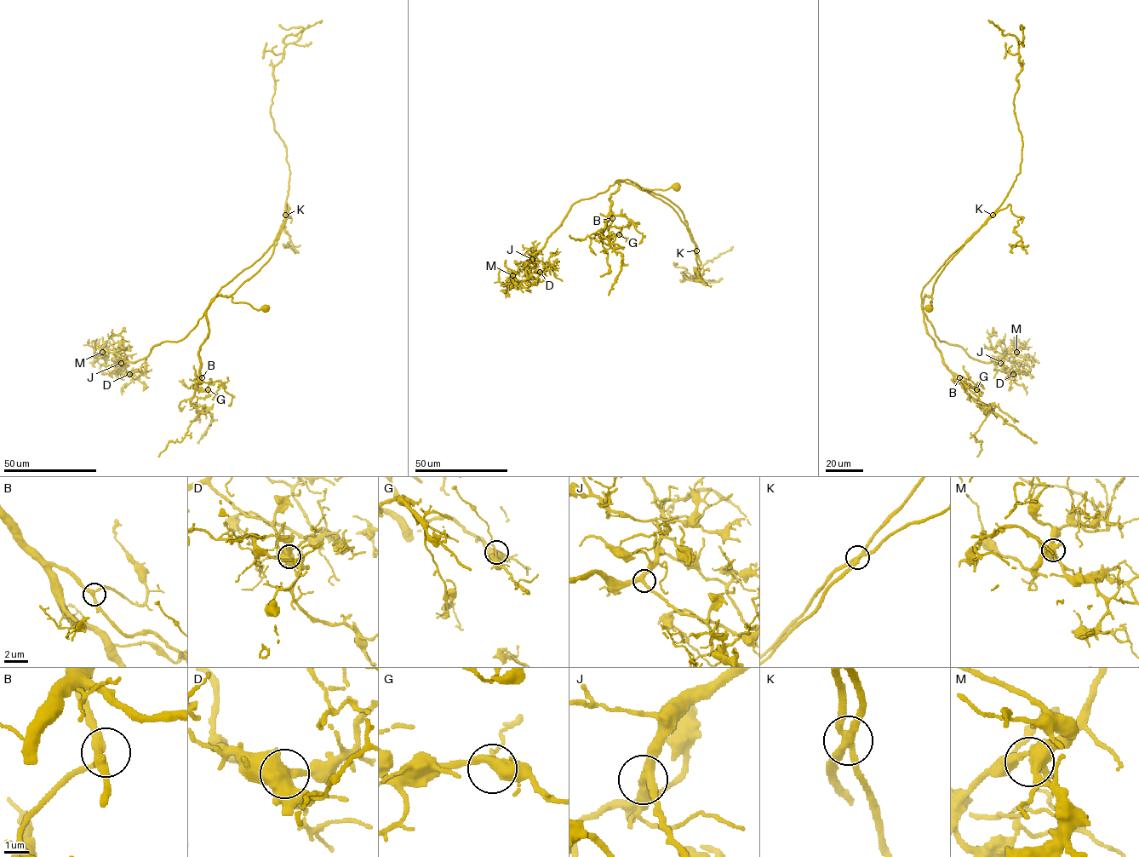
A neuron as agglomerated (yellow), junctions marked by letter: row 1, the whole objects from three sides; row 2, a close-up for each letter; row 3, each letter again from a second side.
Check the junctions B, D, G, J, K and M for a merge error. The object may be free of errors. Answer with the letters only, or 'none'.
K

